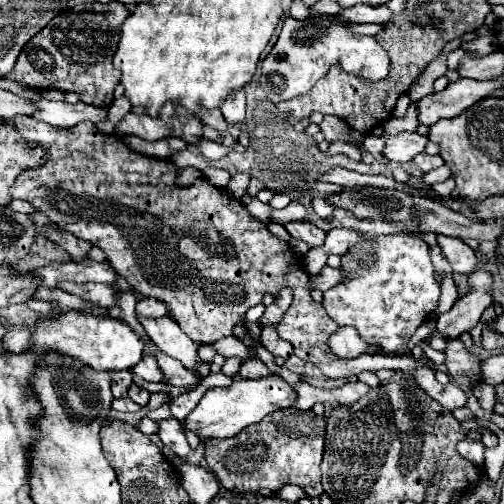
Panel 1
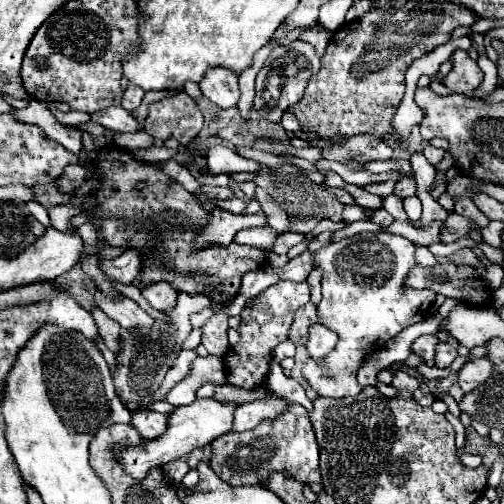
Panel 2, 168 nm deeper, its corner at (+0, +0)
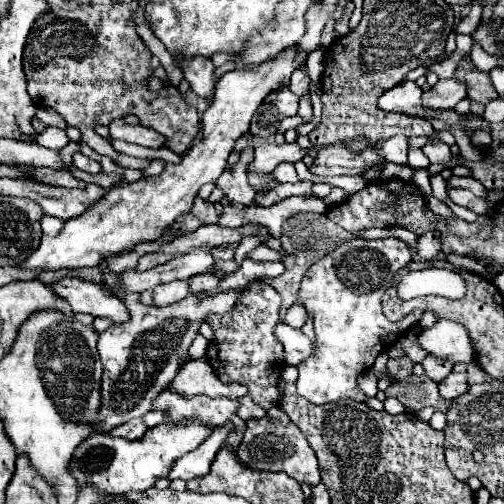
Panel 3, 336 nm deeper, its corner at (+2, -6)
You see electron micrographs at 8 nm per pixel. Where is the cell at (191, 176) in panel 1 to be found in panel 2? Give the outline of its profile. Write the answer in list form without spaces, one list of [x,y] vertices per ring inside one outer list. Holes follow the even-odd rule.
[[[223,145],[209,149],[209,157],[207,157],[207,173],[209,175],[255,171],[255,169],[257,169],[257,161],[245,159],[245,157],[237,155],[237,151],[233,151],[233,149],[227,149]]]

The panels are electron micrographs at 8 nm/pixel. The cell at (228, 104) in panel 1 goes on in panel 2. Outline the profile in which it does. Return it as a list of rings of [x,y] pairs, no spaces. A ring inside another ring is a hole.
[[[213,69],[213,73],[209,73],[209,77],[205,77],[205,81],[201,81],[199,87],[203,95],[221,109],[235,107],[241,97],[237,75],[229,73],[227,69]]]

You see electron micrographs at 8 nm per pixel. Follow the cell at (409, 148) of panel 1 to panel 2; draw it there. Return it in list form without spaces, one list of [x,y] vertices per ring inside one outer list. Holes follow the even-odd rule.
[[[353,135],[345,139],[345,145],[325,147],[323,157],[339,161],[339,163],[345,163],[347,159],[377,161],[377,159],[391,159],[393,149],[373,135]]]

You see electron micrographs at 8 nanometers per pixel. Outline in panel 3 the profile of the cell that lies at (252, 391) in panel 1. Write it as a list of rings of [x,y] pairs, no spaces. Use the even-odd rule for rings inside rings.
[[[187,421],[181,425],[161,423],[159,427],[147,431],[141,439],[129,441],[121,437],[111,437],[105,433],[91,433],[79,447],[73,451],[73,459],[69,463],[69,473],[75,477],[77,487],[95,487],[103,493],[127,493],[127,491],[147,491],[153,487],[155,479],[167,477],[171,463],[207,439],[211,435],[211,427],[199,421]]]

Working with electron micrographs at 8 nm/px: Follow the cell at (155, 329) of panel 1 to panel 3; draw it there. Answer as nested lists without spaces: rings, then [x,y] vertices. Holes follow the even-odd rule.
[[[63,277],[49,285],[49,289],[61,297],[73,313],[91,313],[95,317],[107,317],[113,323],[123,323],[129,319],[129,311],[123,301],[113,295],[105,295],[101,285],[77,279],[77,277]]]

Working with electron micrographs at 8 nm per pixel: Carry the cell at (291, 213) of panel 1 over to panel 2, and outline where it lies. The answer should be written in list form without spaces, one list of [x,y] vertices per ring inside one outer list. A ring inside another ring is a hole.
[[[215,207],[211,211],[211,221],[205,229],[201,229],[197,237],[197,247],[205,245],[229,245],[239,229],[245,227],[261,227],[267,225],[267,215],[263,211],[257,213],[229,213],[225,209]]]

